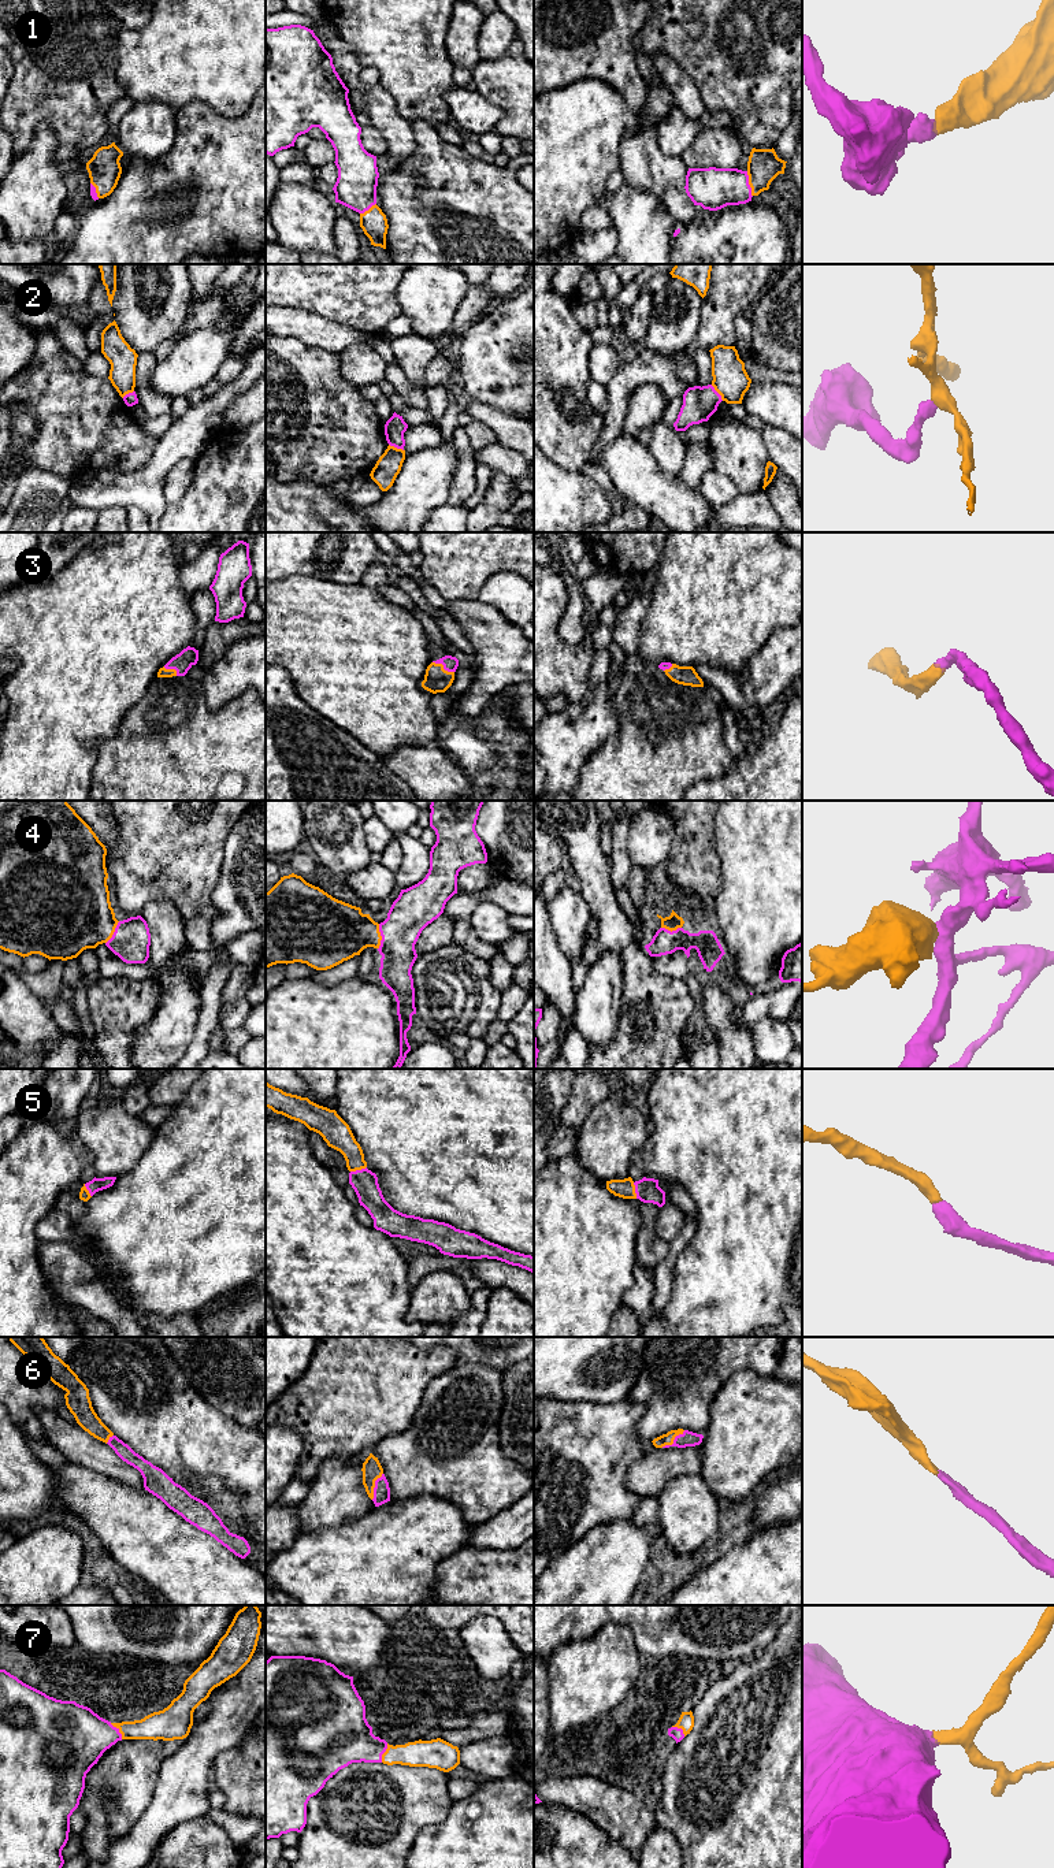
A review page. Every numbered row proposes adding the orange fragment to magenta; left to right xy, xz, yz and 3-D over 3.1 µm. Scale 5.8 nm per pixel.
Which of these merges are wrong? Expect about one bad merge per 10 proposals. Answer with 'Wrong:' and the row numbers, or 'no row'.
Wrong: 2

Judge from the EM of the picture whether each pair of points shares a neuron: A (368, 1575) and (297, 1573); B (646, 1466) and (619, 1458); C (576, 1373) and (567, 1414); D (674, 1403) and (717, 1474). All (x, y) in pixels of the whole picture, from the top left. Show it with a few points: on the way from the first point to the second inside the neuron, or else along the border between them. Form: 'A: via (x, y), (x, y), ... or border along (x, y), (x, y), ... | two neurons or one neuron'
A: via (351, 1575), (315, 1571) | one neuron
B: border along (644, 1454), (626, 1475), (626, 1485), (634, 1493) | two neurons
C: border along (548, 1397), (601, 1404) | two neurons
D: border along (712, 1403), (709, 1423), (702, 1434) | two neurons

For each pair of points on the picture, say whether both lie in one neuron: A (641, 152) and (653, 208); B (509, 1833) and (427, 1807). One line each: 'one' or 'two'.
A: two
B: two

